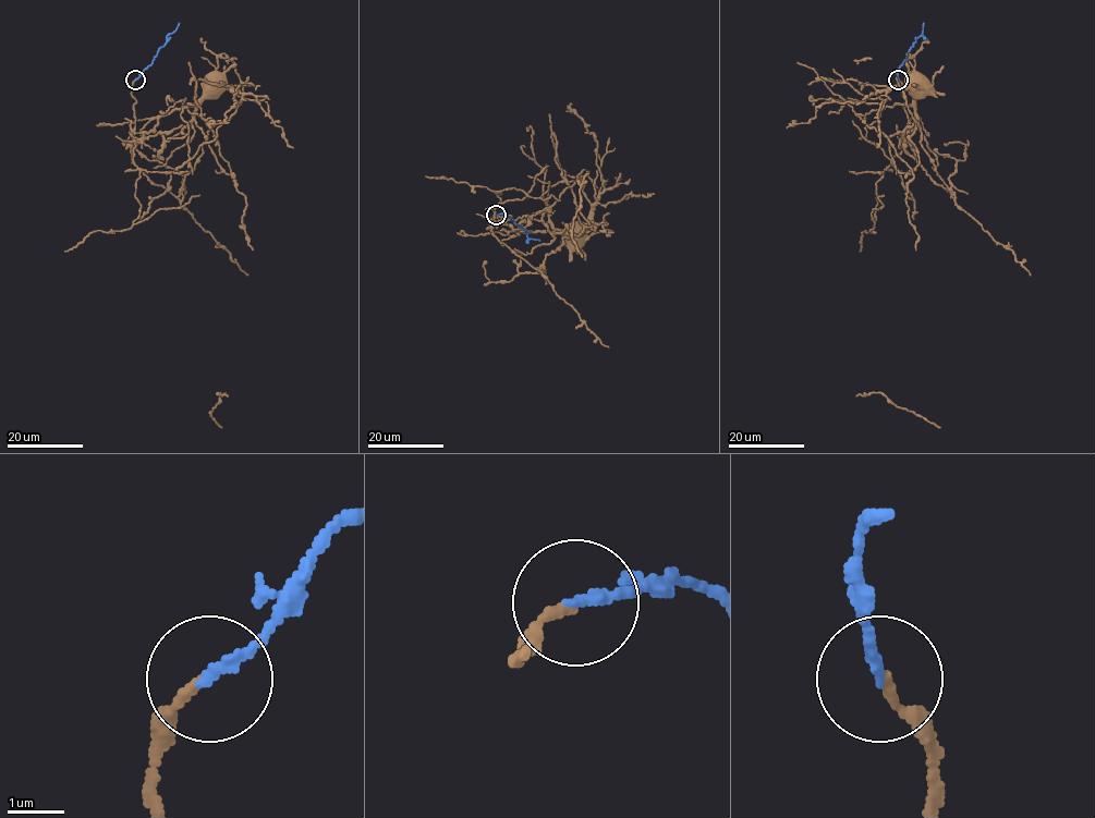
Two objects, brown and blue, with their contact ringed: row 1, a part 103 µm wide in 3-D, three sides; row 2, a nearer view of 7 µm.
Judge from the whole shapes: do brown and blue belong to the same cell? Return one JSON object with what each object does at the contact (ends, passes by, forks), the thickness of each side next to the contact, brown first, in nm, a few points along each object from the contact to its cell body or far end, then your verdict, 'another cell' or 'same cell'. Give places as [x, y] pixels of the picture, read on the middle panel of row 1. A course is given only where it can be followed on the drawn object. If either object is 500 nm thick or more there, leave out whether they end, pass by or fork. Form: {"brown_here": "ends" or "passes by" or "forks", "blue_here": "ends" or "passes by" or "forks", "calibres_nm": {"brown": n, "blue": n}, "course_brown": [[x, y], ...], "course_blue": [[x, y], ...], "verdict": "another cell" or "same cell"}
{"brown_here": "ends", "blue_here": "ends", "calibres_nm": {"brown": 150, "blue": 190}, "course_brown": [[496, 216], [491, 219], [495, 227], [508, 224], [518, 233], [557, 232], [571, 233], [575, 236]], "course_blue": [[496, 215], [507, 214], [527, 232], [528, 239], [539, 241]], "verdict": "another cell"}

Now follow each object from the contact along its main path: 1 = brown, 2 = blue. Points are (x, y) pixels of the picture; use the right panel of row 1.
1: (899, 80), (905, 100), (908, 133), (916, 123), (916, 90), (920, 87)
2: (898, 80), (897, 69), (922, 35), (924, 23)

